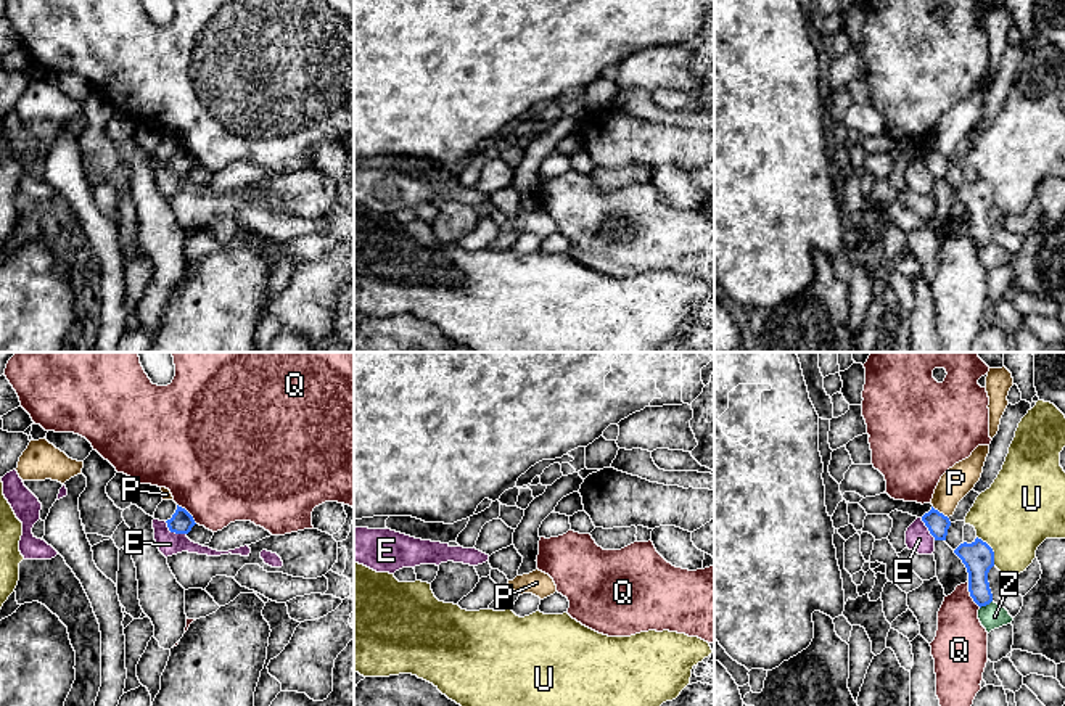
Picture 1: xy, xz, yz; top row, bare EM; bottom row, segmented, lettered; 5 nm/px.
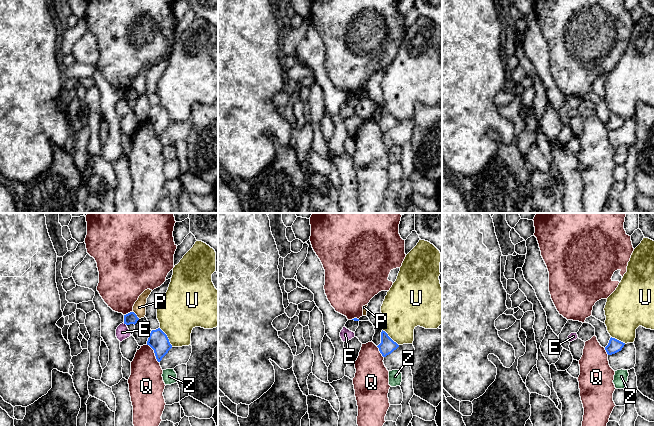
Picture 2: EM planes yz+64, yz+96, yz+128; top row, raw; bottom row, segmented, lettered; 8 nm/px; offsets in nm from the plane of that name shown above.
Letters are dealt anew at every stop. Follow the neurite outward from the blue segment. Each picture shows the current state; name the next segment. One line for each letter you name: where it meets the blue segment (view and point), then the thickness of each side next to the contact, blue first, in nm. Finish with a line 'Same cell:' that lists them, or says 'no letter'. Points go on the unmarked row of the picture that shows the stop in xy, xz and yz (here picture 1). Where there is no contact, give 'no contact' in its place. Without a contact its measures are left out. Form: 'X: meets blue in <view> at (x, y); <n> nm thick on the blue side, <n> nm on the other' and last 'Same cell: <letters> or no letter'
Same cell: no letter

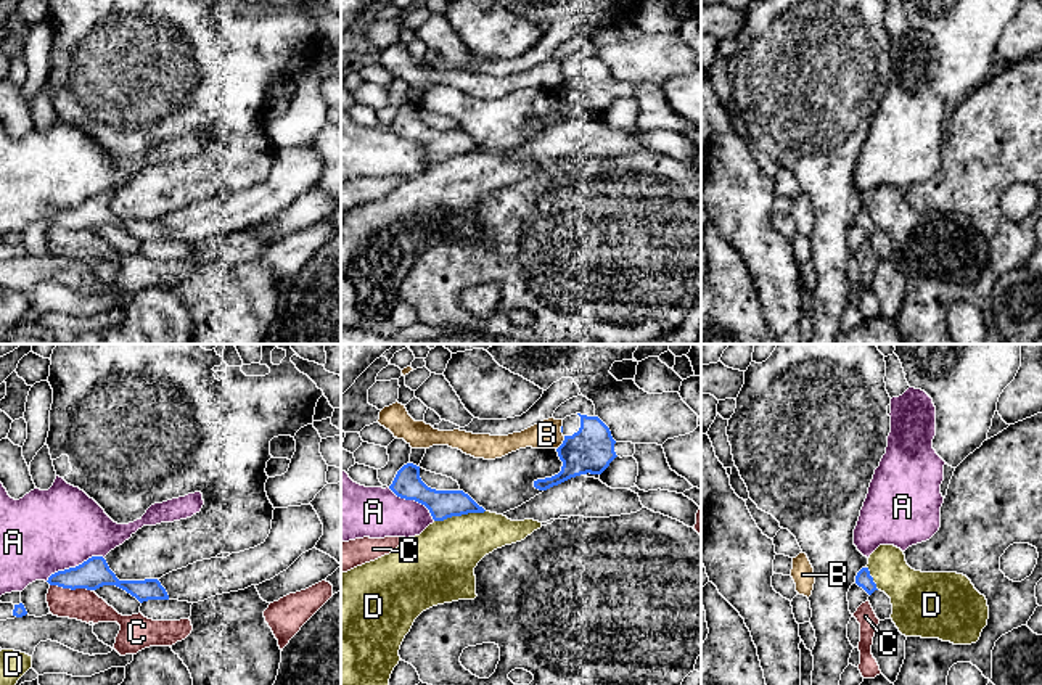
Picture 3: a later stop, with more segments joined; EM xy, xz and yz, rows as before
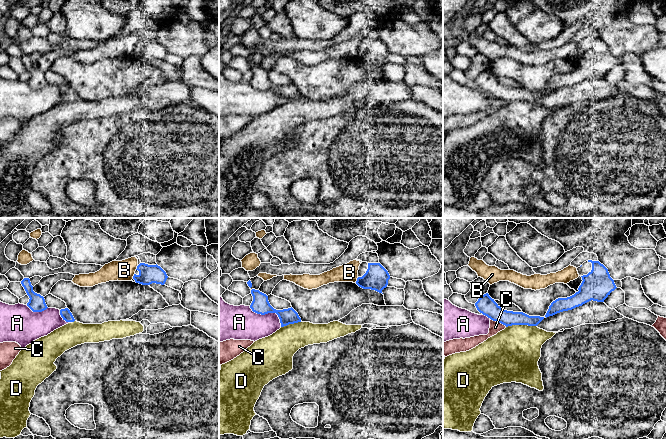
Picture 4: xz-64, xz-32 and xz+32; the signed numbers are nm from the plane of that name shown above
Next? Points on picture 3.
Same cell: no letter

